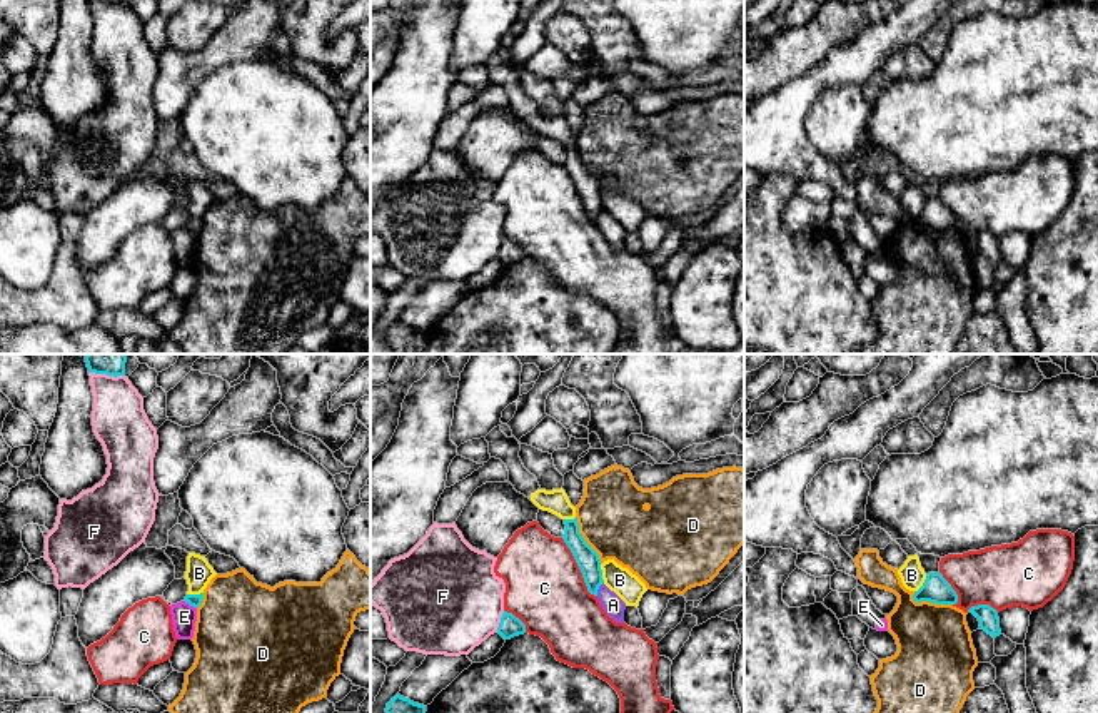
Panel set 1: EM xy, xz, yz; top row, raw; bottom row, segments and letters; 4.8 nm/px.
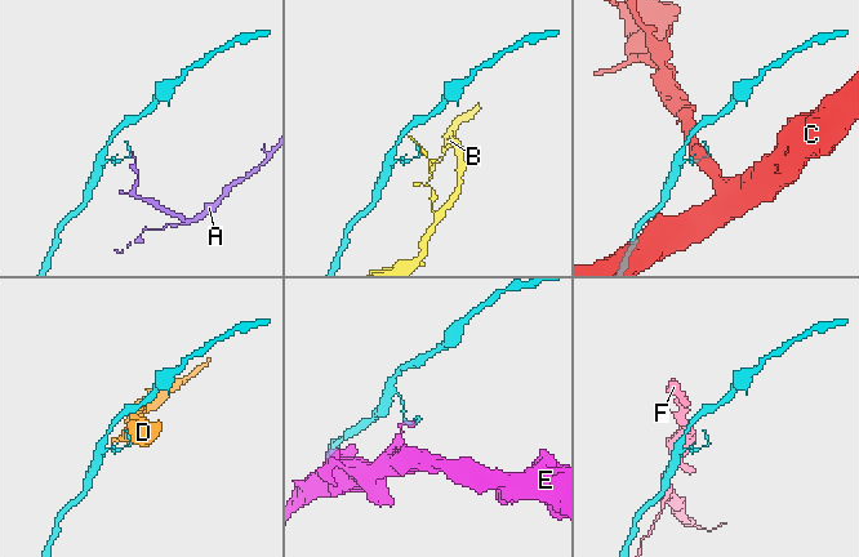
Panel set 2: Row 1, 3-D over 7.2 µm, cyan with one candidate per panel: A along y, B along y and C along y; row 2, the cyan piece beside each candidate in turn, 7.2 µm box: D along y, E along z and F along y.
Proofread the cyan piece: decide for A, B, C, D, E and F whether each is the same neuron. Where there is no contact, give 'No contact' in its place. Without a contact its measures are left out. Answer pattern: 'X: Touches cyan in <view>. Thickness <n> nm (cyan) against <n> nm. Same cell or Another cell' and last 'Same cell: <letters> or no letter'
A: Touches cyan in xz. Thickness 110 nm (cyan) against 100 nm. Another cell
B: Touches cyan in xz. Thickness 110 nm (cyan) against 140 nm. Another cell
C: Touches cyan in xz. Thickness 110 nm (cyan) against 380 nm. Another cell
D: Touches cyan in xz. Thickness 110 nm (cyan) against 340 nm. Another cell
E: Touches cyan in xy. Thickness 60 nm (cyan) against 120 nm. Another cell
F: Touches cyan in xz. Thickness 110 nm (cyan) against 480 nm. Another cell
Same cell: no letter

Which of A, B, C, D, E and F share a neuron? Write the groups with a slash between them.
A / B / C / D / E / F

